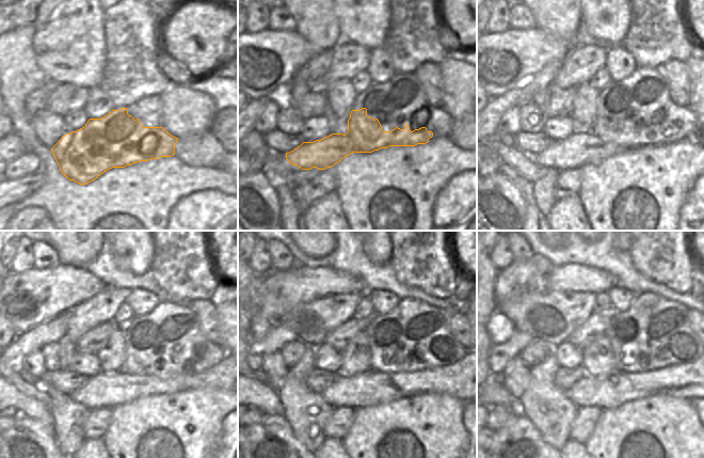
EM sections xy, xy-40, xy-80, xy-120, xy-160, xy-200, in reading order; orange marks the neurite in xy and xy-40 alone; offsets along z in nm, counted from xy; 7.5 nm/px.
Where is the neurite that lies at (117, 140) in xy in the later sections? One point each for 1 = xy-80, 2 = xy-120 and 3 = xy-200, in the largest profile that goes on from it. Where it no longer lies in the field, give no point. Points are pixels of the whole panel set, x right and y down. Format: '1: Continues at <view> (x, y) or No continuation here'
1: Continues at xy-80 (605, 139)
2: Continues at xy-120 (131, 382)
3: Continues at xy-200 (693, 380).

